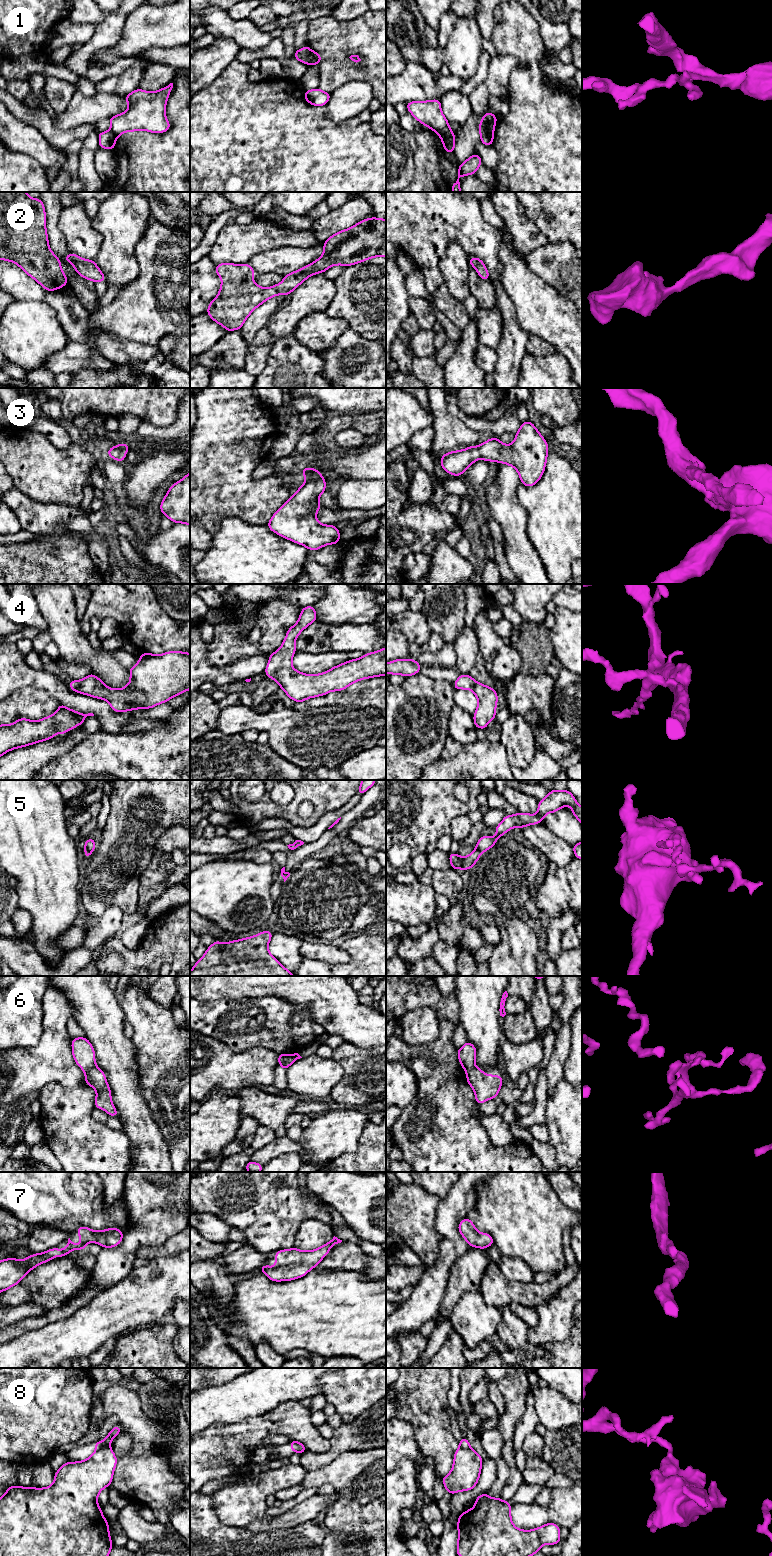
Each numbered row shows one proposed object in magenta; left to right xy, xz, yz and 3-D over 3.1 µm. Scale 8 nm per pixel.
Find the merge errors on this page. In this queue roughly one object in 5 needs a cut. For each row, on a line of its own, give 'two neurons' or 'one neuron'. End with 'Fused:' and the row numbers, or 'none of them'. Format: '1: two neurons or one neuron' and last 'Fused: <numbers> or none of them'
1: two neurons
2: one neuron
3: one neuron
4: one neuron
5: two neurons
6: two neurons
7: one neuron
8: two neurons
Fused: 1, 5, 6, 8

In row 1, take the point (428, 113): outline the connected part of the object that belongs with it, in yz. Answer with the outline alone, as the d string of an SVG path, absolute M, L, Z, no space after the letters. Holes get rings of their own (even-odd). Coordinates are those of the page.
M440 99L411 101L406 103L409 113L421 124L439 133L453 133L449 122L441 111Z

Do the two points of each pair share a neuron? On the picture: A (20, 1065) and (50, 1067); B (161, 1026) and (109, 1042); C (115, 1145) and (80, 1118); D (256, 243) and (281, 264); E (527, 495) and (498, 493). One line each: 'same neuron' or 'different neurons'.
A: same neuron
B: different neurons
C: same neuron
D: different neurons
E: different neurons

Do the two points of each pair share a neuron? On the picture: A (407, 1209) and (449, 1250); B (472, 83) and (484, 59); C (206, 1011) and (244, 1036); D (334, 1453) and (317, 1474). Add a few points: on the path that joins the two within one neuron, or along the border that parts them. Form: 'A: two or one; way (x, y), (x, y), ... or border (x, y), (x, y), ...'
A: two; border (436, 1218), (439, 1252), (430, 1263)
B: one; way (478, 77), (481, 74), (483, 65)
C: one; way (215, 1019), (225, 1019), (235, 1027)
D: two; border (344, 1452), (329, 1463), (307, 1471)

